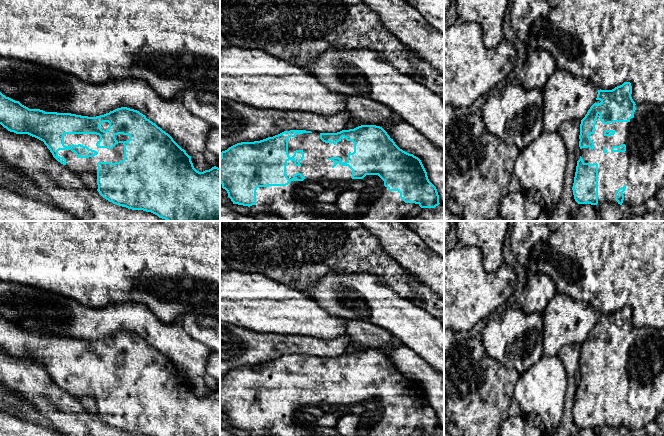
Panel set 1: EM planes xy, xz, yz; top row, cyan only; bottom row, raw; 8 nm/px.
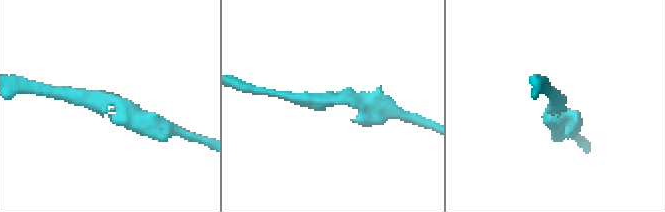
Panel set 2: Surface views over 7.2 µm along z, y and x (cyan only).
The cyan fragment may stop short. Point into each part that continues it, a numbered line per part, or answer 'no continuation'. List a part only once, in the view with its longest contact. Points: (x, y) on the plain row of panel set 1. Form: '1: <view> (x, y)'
1: xy (77, 389)

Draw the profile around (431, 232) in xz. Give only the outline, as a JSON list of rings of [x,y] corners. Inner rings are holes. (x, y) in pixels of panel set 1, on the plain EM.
[[[408,221],[406,225],[444,259],[444,221]]]

